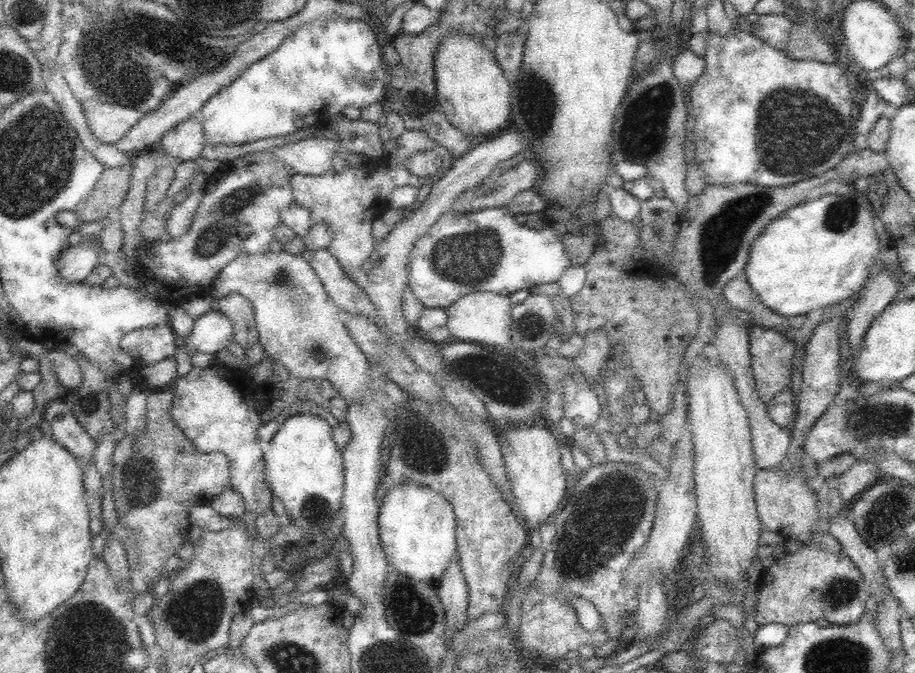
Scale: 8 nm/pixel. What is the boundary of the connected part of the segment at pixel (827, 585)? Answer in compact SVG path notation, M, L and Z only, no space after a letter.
M807 544L794 554L789 552L775 560L770 567L765 568L755 585L758 587L758 602L754 619L759 627L777 623L786 627L796 624L815 622L825 618L830 625L848 625L858 622L865 613L865 602L870 597L861 572L856 568L852 559L842 550L837 554L826 552L819 545Z

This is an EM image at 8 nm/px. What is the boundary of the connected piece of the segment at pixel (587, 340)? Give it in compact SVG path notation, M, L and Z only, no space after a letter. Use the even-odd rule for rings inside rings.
M590 331L583 336L582 350L574 361L588 381L596 381L601 379L605 372L606 360L610 358L611 350L608 331Z

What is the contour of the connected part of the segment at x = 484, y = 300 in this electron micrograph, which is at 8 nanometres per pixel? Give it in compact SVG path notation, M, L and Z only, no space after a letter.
M490 291L469 292L445 308L447 314L445 325L451 336L456 336L460 340L472 340L472 342L492 344L492 346L500 346L500 348L512 348L509 331L512 305L509 296Z

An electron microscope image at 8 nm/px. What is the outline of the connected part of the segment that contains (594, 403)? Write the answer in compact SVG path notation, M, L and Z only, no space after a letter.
M566 378L562 397L564 397L564 416L573 420L576 430L595 428L604 408L596 393L585 382Z

